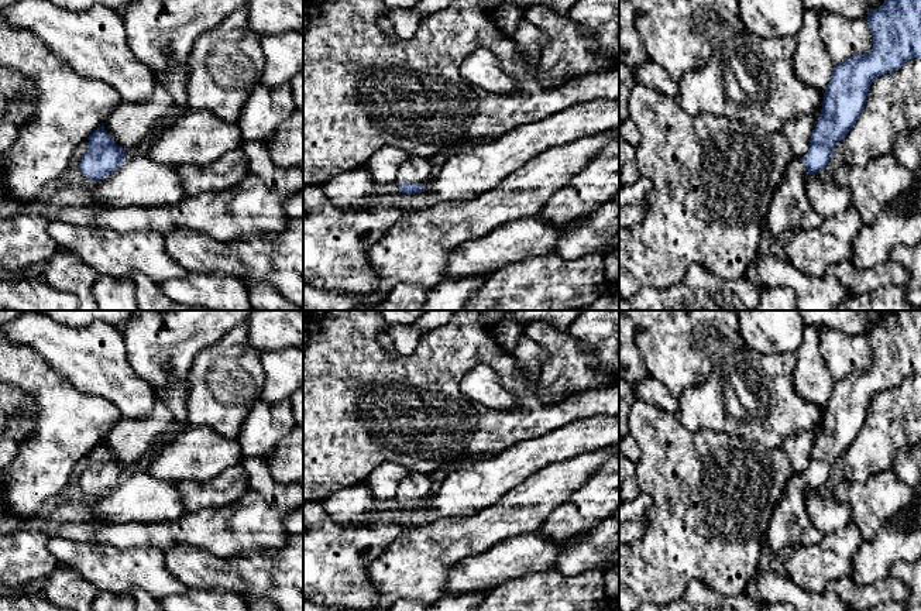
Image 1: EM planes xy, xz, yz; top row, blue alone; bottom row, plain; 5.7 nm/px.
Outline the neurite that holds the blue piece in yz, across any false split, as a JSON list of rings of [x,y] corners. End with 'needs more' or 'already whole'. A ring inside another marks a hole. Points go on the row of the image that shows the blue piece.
[[[887,0],[869,11],[867,25],[873,37],[873,49],[859,54],[834,66],[824,92],[821,114],[810,140],[810,150],[801,159],[791,159],[769,205],[764,234],[770,240],[786,241],[801,231],[801,222],[811,203],[807,196],[807,178],[824,169],[835,145],[846,137],[859,119],[872,82],[882,75],[898,71],[911,58],[921,58],[921,0]]] | needs more

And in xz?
[[[408,154],[408,159],[396,174],[401,192],[413,195],[423,192],[423,185],[432,179],[432,162],[420,155]]] | needs more

